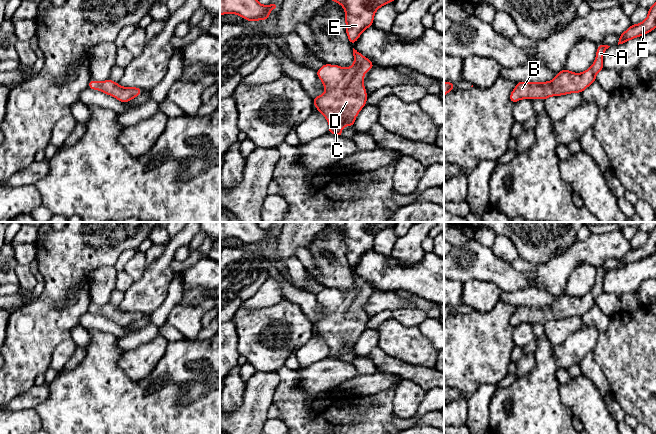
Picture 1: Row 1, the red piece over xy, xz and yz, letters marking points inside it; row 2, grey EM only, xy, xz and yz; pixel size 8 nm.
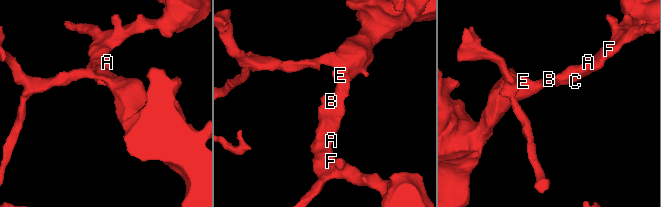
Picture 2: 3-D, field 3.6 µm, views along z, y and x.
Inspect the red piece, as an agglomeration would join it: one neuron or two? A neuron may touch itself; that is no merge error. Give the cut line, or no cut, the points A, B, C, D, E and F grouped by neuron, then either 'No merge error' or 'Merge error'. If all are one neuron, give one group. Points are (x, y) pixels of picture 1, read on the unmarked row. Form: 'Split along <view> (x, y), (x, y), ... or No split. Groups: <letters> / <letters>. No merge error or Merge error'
No split. Groups: A B C D E F. No merge error

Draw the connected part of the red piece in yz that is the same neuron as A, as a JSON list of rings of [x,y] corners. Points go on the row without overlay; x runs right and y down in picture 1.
[[[599,268],[596,282],[590,292],[583,297],[574,297],[567,293],[558,296],[555,302],[544,307],[520,305],[510,318],[511,327],[521,323],[539,322],[545,324],[551,320],[581,317],[596,305],[596,298],[603,294],[603,279],[610,270]]]

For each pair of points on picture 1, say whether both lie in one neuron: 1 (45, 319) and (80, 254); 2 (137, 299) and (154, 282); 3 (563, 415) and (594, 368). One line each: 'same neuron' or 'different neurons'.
1: same neuron
2: same neuron
3: different neurons

